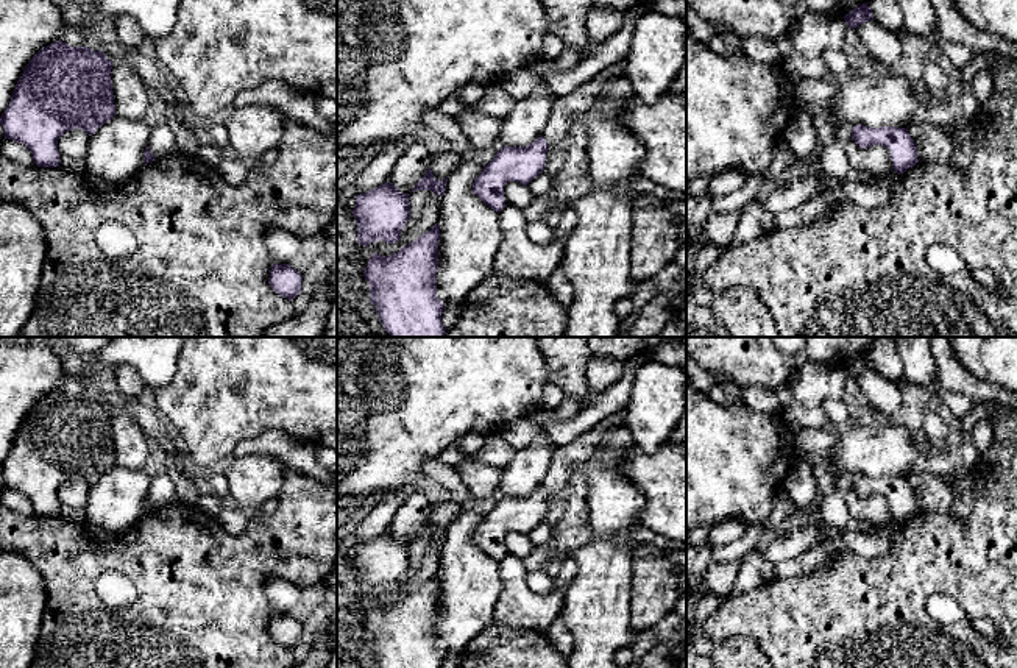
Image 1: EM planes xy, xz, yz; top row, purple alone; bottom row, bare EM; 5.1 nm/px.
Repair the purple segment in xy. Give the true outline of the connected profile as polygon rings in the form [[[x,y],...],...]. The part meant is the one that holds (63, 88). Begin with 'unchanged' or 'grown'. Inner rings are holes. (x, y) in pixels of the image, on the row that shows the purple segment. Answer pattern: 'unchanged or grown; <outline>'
unchanged; [[[56,41],[39,50],[0,117],[5,139],[23,144],[39,167],[59,167],[58,139],[72,130],[92,136],[115,115],[112,61],[98,50]]]

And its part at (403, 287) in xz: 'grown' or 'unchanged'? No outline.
unchanged

